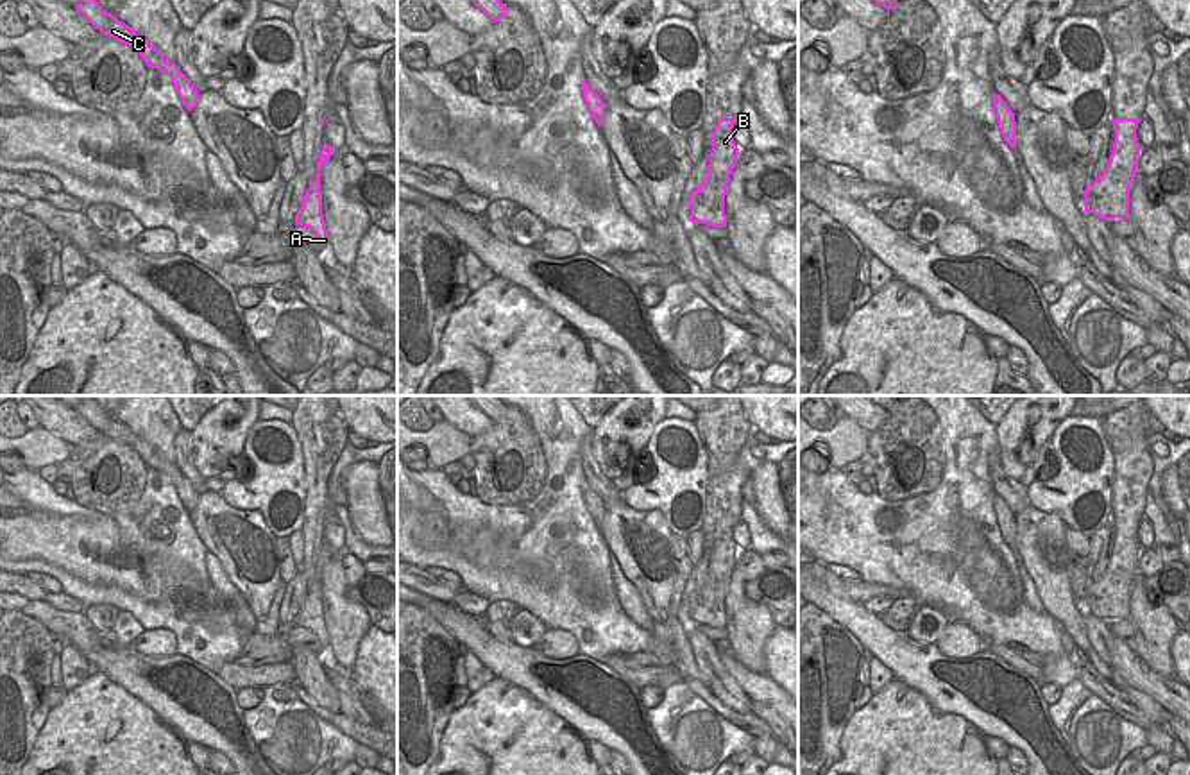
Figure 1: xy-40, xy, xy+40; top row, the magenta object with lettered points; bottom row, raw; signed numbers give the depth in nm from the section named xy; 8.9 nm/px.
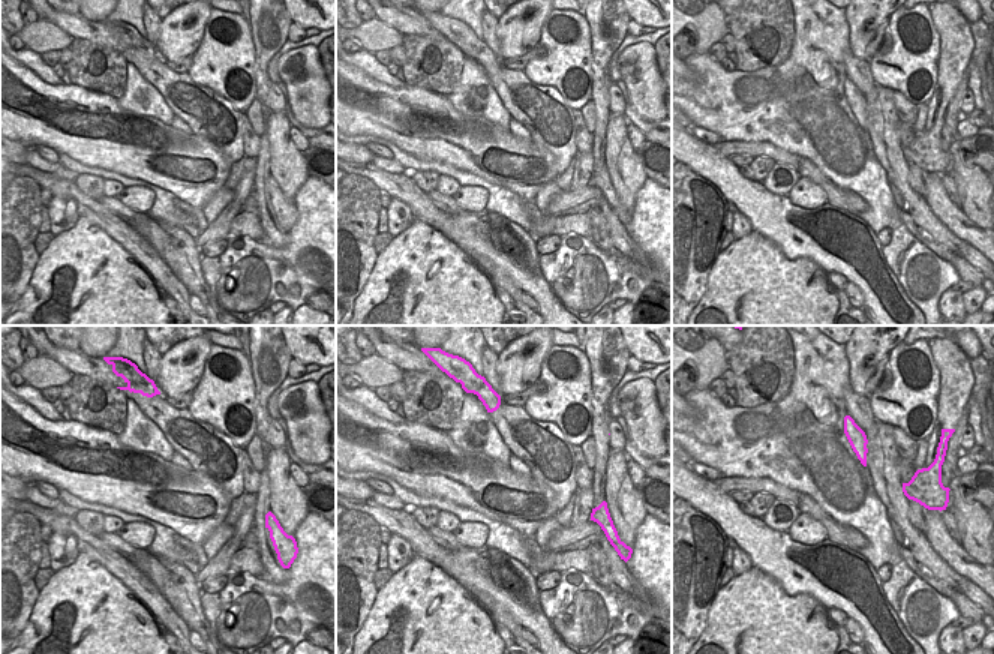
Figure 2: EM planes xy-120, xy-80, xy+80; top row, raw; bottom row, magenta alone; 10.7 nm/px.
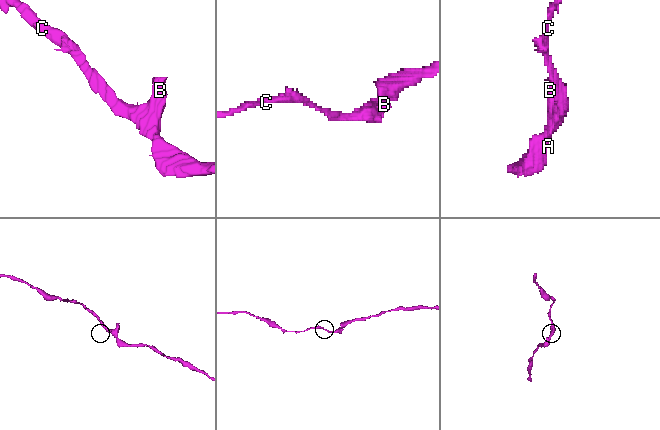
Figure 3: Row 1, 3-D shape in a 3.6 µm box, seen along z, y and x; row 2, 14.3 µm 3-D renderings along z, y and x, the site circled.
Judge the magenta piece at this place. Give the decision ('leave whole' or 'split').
leave whole

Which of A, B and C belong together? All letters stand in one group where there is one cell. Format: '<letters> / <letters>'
A B C

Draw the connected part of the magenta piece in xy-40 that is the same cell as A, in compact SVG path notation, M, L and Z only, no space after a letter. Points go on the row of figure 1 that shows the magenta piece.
M324 140L322 150L317 161L317 179L306 190L302 206L299 208L295 215L295 224L311 229L317 234L320 245L329 245L329 236L327 236L327 229L326 229L326 222L322 215L320 170L335 152L336 150L333 150Z

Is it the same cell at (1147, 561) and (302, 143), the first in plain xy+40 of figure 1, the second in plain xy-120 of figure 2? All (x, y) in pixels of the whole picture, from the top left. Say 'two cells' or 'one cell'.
one cell

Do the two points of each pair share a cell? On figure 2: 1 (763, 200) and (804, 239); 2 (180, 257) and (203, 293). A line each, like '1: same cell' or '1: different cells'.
1: same cell
2: same cell

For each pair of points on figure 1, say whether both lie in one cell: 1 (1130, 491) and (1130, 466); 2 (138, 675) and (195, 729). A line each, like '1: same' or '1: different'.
1: same
2: same

